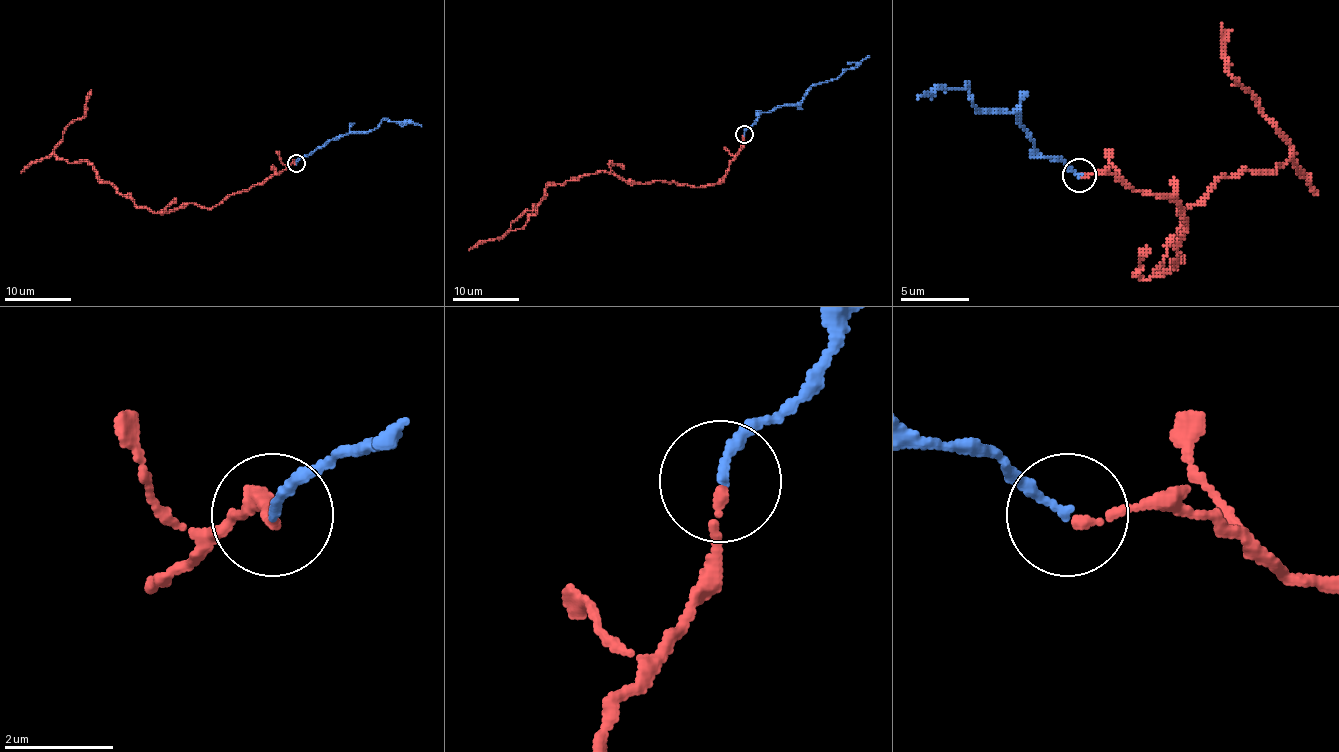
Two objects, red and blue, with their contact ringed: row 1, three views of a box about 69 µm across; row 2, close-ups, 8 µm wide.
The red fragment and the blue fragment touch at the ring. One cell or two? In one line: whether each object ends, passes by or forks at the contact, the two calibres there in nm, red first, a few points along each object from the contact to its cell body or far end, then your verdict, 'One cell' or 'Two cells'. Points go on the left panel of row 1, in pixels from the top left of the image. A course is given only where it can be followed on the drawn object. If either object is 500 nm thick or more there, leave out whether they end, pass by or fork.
At the ring red ends. At the ring blue ends. Thickness 150 nm (red) against 160 nm. Course of red: (296, 163), (211, 208), (139, 208), (86, 161), (54, 155), (63, 131), (86, 113), (91, 90). Course of blue: (296, 163), (331, 140), (376, 128), (383, 120), (421, 126). One cell

